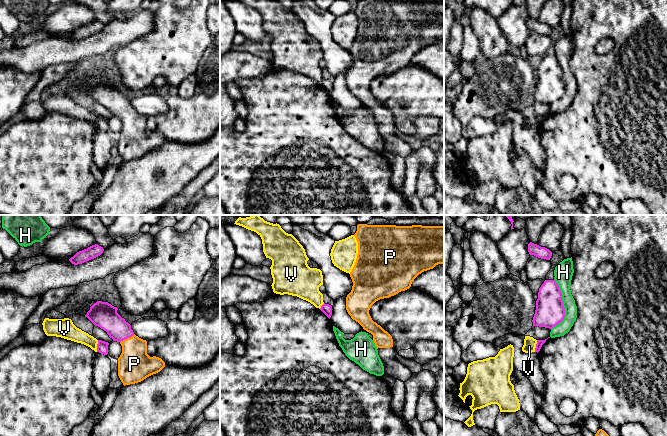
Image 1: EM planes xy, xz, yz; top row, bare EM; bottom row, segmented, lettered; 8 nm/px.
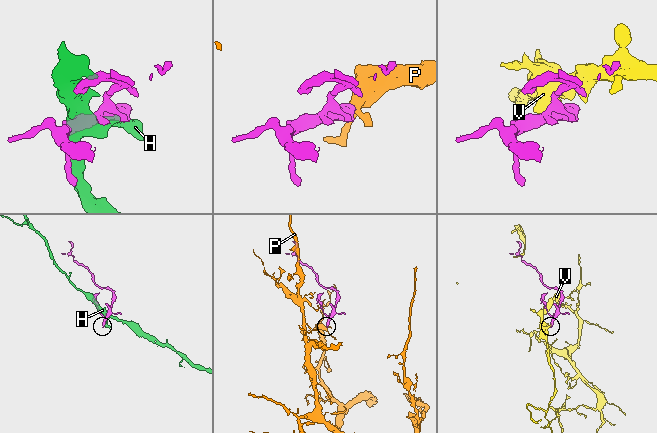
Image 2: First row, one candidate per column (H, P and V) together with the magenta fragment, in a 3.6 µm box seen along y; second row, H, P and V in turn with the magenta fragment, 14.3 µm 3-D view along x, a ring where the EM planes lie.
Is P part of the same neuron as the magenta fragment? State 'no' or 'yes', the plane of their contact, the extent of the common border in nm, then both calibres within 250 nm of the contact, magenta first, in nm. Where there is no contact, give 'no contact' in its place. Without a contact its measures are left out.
yes; contact in xy; length 140 nm; calibres 200 and 280 nm

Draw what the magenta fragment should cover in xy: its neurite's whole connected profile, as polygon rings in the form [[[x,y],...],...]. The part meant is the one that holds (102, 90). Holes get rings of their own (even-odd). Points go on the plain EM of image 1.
[[[97,77],[87,88],[87,93],[95,102],[107,108],[113,117],[122,122],[118,134],[118,152],[123,161],[135,160],[160,148],[165,138],[147,130],[147,117],[136,112],[131,101],[117,89],[118,84],[108,78]]]

